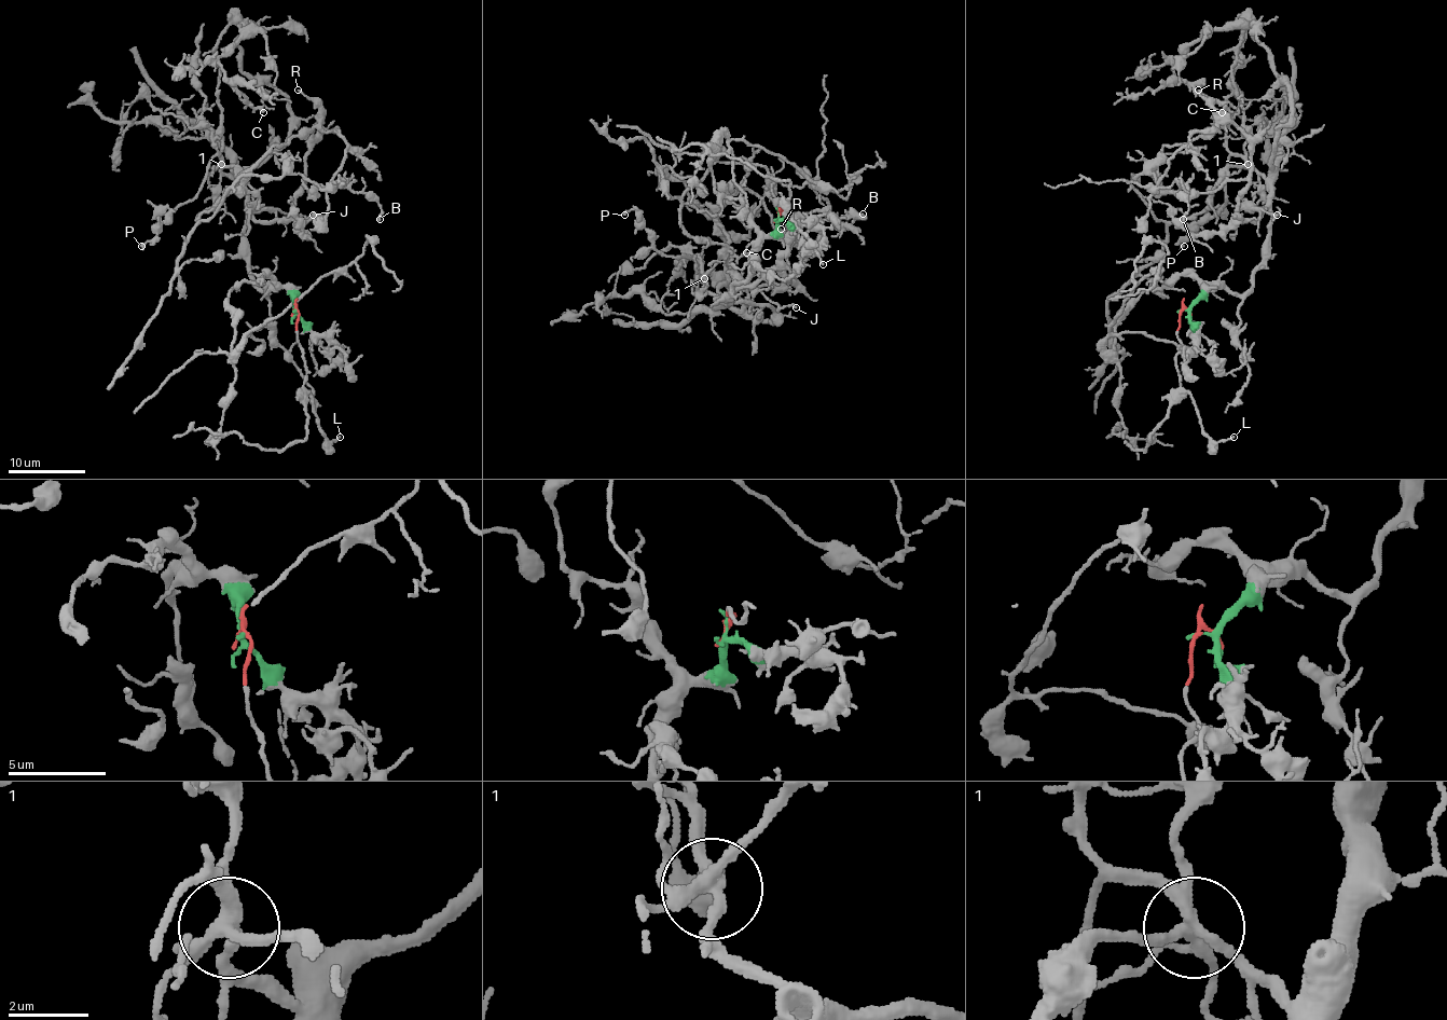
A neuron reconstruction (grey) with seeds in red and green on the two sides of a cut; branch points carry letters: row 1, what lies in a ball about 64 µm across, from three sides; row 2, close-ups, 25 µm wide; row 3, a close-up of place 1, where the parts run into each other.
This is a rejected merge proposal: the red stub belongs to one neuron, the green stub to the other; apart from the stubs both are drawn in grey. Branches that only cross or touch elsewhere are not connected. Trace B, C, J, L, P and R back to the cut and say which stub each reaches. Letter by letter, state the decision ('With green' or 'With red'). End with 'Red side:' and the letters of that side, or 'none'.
B: With green
C: With green
J: With green
L: With red
P: With green
R: With green
Red side: L

